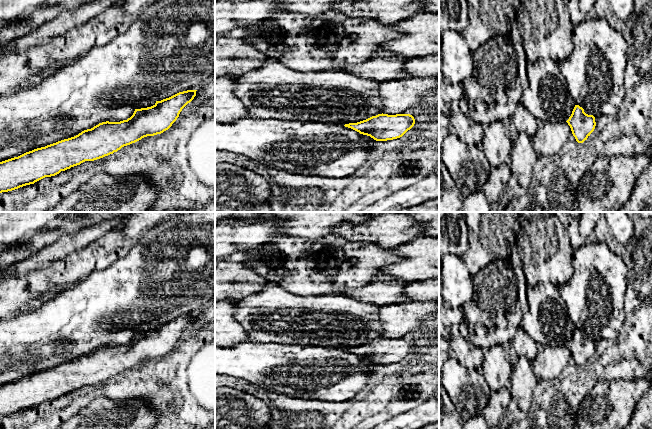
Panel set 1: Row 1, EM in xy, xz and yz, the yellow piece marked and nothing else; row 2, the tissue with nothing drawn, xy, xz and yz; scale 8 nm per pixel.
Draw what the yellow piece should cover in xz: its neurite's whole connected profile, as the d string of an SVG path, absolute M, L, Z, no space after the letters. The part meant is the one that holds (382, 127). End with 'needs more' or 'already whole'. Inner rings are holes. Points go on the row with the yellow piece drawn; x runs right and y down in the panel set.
M378 114L366 120L345 124L360 134L370 136L376 141L387 141L402 137L415 124L410 114Z; already whole

